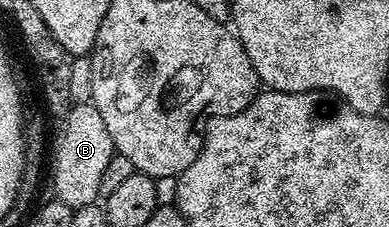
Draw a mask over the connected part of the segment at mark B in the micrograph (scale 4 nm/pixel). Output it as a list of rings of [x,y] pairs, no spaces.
[[[73,104],[68,115],[62,121],[64,129],[56,140],[56,153],[51,153],[52,184],[56,187],[55,199],[74,210],[97,203],[102,186],[102,174],[110,158],[114,154],[110,130],[106,130],[106,122],[102,122],[102,114],[98,114],[95,104]]]

